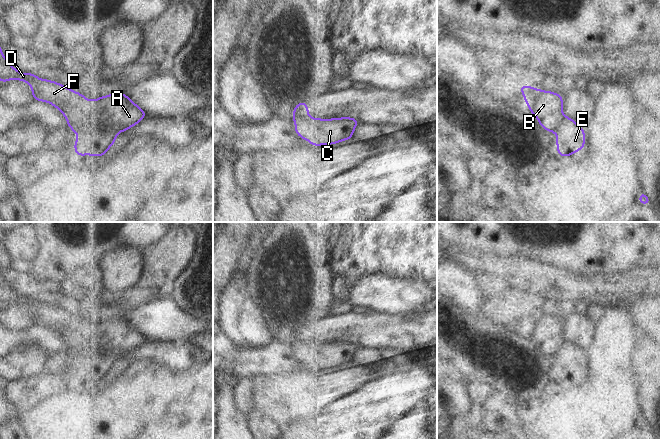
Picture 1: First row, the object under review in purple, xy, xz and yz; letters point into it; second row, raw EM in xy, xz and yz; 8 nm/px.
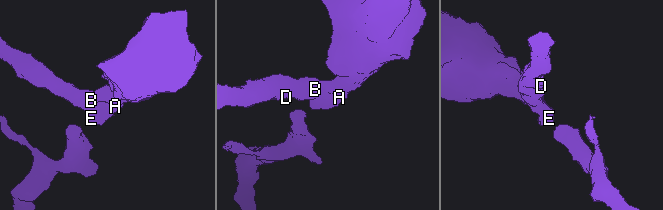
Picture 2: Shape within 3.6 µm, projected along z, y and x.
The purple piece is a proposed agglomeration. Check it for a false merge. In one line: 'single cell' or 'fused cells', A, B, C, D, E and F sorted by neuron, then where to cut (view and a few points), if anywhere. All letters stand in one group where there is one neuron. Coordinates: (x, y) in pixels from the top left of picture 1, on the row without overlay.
fused cells | A C E / B D F | xy (96, 323), (96, 329), (87, 334), (84, 347), (72, 354)

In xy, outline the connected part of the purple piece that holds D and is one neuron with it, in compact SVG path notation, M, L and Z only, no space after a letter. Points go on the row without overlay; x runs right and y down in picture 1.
M0 270L0 305L24 305L32 314L33 324L47 326L56 331L65 341L68 351L78 356L84 348L87 334L96 331L96 323L87 323L83 318L49 303L41 303L35 297L21 297L3 279Z

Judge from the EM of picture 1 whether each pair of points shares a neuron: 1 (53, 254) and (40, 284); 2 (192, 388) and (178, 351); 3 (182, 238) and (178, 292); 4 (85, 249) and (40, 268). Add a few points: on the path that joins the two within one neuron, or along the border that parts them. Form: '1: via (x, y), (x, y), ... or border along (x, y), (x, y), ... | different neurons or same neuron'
1: border along (29, 271), (37, 277), (53, 280), (58, 284) | different neurons
2: border along (202, 365), (191, 371), (184, 372), (163, 369) | different neurons
3: border along (193, 258), (187, 268), (168, 289) | different neurons
4: via (74, 249), (64, 249), (51, 262) | same neuron

